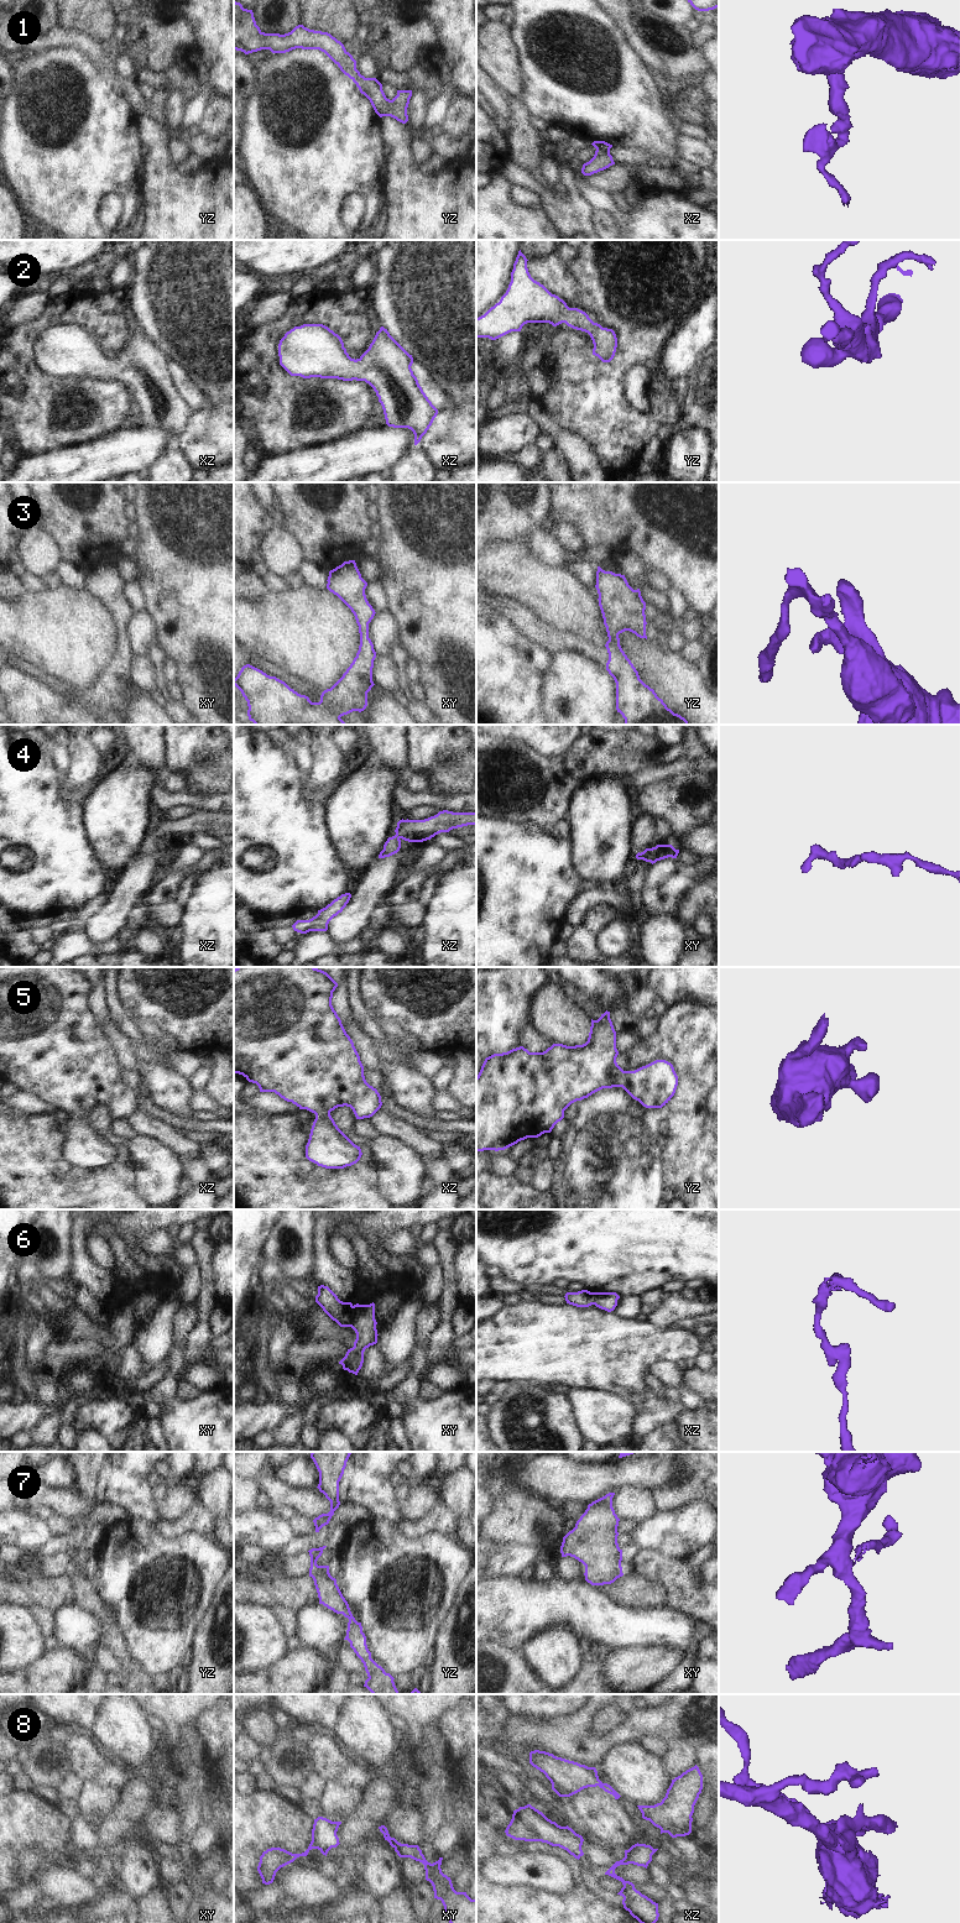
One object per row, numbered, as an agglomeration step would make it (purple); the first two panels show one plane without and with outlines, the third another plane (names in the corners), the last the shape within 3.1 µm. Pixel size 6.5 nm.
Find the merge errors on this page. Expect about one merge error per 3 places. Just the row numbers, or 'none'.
6, 7

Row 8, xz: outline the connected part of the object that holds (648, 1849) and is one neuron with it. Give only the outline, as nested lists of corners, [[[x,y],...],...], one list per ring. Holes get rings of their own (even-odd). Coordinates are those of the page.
[[[635,1844],[628,1850],[625,1850],[625,1857],[616,1861],[606,1872],[619,1881],[622,1882],[624,1887],[617,1893],[624,1897],[622,1904],[630,1914],[636,1918],[640,1923],[656,1923],[658,1921],[658,1903],[653,1902],[647,1896],[642,1895],[635,1888],[635,1885],[630,1881],[625,1881],[622,1877],[615,1874],[615,1869],[620,1865],[633,1864],[637,1866],[643,1866],[647,1869],[648,1864],[652,1861],[652,1855],[658,1849],[653,1849],[651,1845]]]

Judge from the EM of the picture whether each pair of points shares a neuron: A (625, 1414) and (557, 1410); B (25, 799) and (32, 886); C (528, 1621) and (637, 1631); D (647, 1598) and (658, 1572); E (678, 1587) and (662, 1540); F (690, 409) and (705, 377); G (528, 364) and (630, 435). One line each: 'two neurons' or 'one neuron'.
A: two neurons
B: one neuron
C: one neuron
D: two neurons
E: two neurons
F: one neuron
G: two neurons

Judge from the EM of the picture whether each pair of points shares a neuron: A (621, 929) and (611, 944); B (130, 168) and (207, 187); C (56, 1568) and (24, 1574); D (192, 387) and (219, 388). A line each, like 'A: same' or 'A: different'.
A: same
B: different
C: same
D: different

